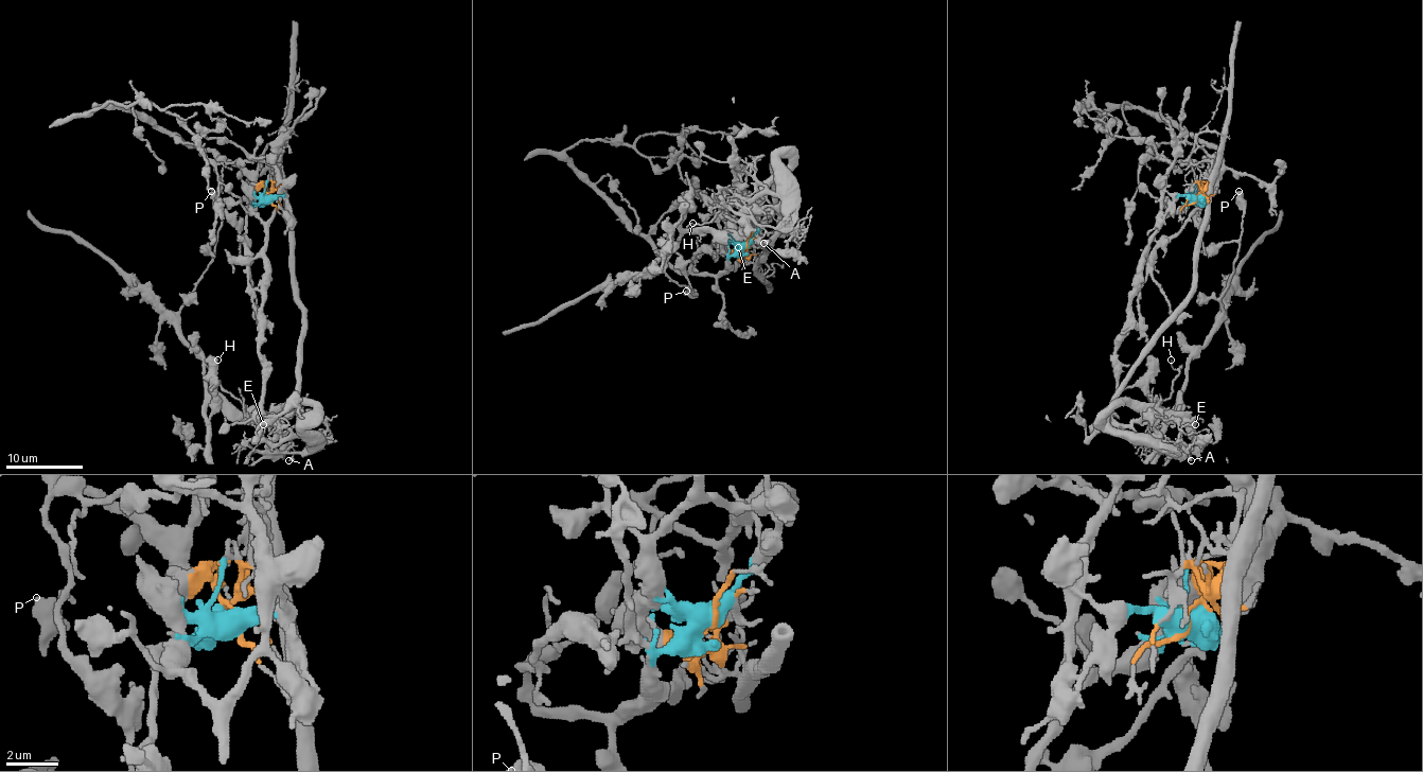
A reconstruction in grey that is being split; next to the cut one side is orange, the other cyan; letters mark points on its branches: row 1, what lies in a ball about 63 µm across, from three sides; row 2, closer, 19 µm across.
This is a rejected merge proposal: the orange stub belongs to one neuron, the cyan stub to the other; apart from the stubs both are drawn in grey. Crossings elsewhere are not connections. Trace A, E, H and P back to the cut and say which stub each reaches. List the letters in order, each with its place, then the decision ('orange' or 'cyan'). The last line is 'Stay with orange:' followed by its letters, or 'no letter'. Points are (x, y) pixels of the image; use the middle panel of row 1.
A: place (763, 243); orange
E: place (738, 247); orange
H: place (692, 223); orange
P: place (686, 291); orange
Stay with orange: A, E, H, P

